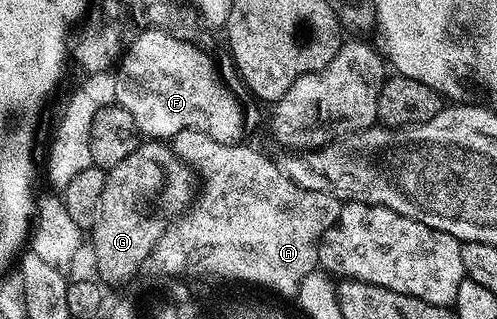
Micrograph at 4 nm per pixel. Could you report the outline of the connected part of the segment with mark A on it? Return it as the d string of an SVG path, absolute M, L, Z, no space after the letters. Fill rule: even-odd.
M181 129L181 131L173 137L172 148L174 153L192 169L196 170L197 174L201 177L200 201L202 197L202 203L198 207L198 213L191 212L189 215L186 215L183 219L183 223L173 230L172 235L166 236L166 241L161 240L158 242L158 246L156 246L153 251L157 268L163 268L169 271L181 270L184 267L189 267L190 269L215 269L220 273L233 274L234 277L253 278L254 281L265 281L267 285L278 286L282 292L291 293L294 289L300 291L300 285L304 283L306 276L308 276L309 273L315 272L316 266L318 265L318 245L321 243L323 235L334 225L337 225L342 215L343 202L336 200L330 193L317 193L316 191L308 191L307 189L300 188L297 183L286 176L285 172L283 172L279 166L277 169L260 150L253 149L252 146L246 144L247 143L229 145L228 143L220 143L216 139L212 139L212 135L204 135L204 131L196 131L195 129Z

